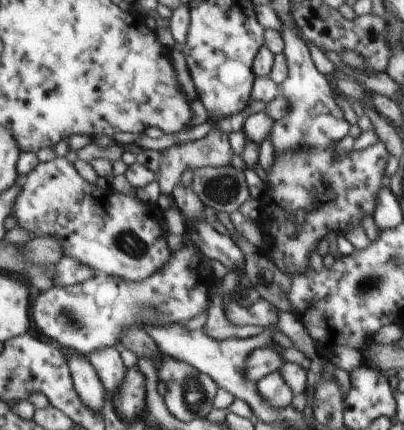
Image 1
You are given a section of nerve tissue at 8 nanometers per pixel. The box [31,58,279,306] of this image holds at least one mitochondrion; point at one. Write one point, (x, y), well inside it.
(129, 244)

